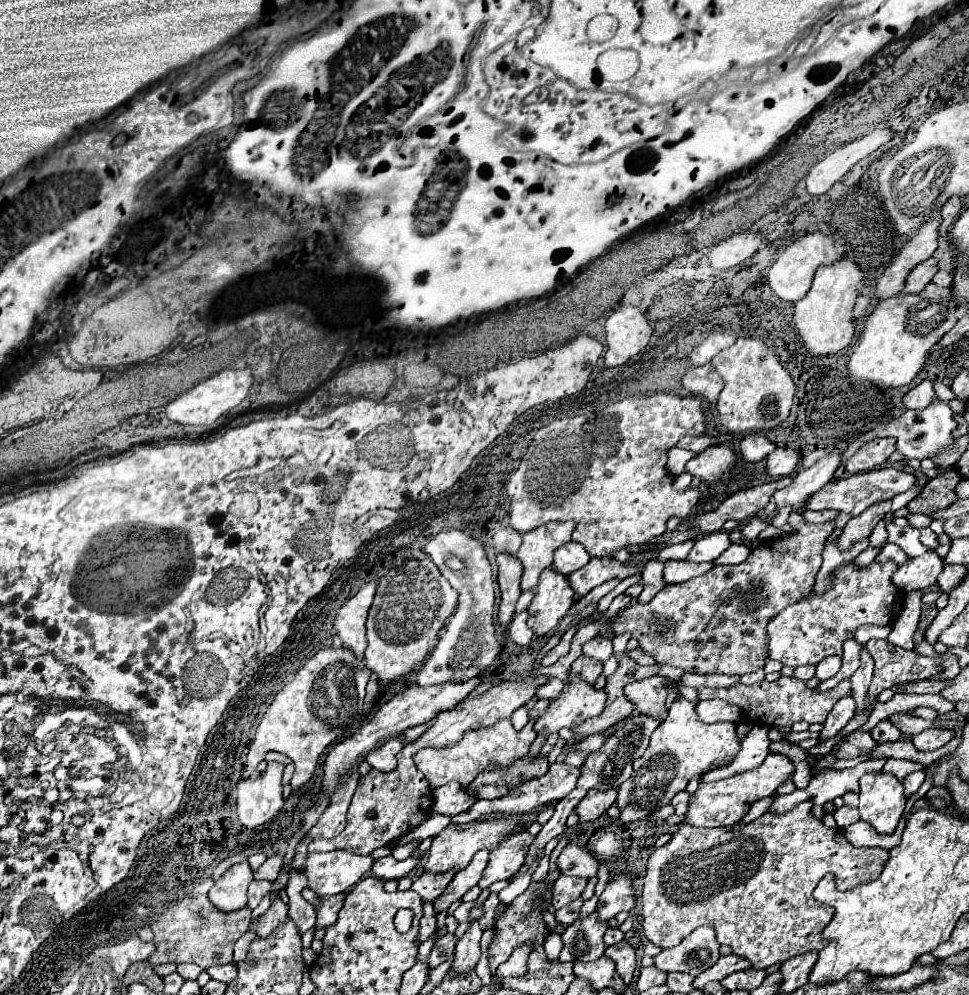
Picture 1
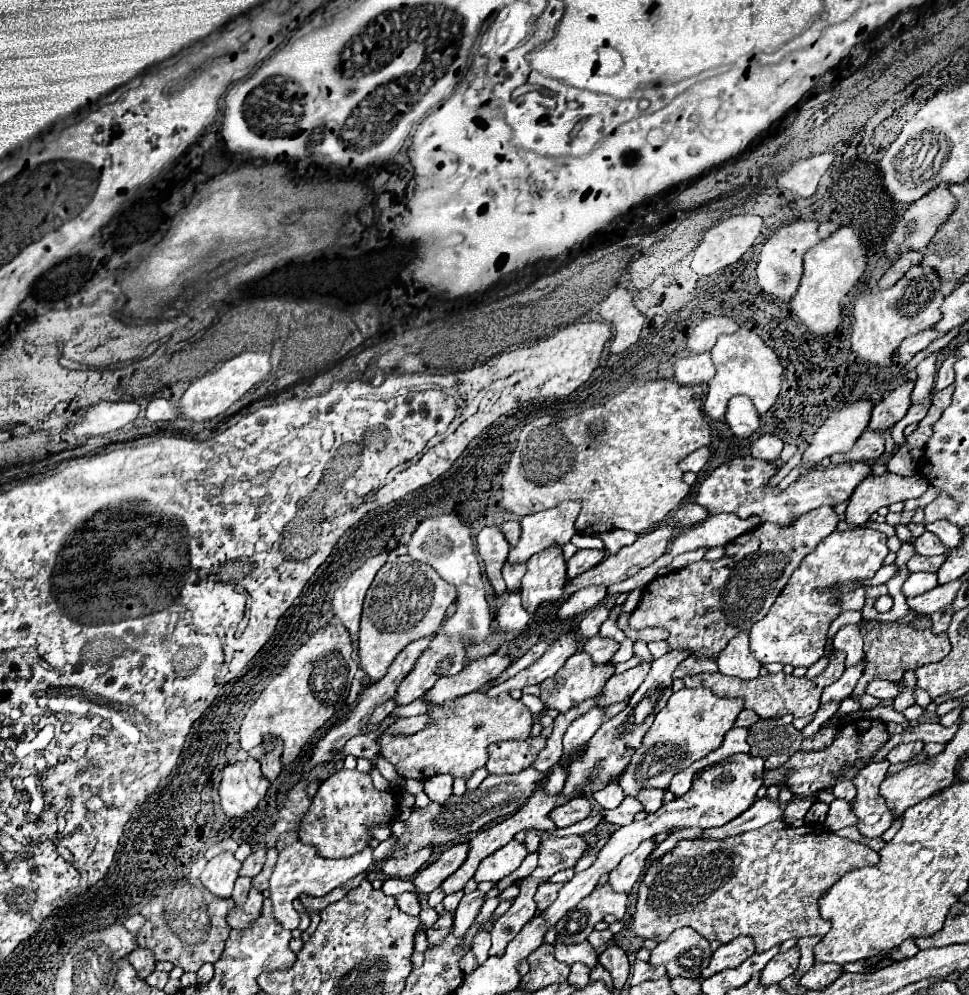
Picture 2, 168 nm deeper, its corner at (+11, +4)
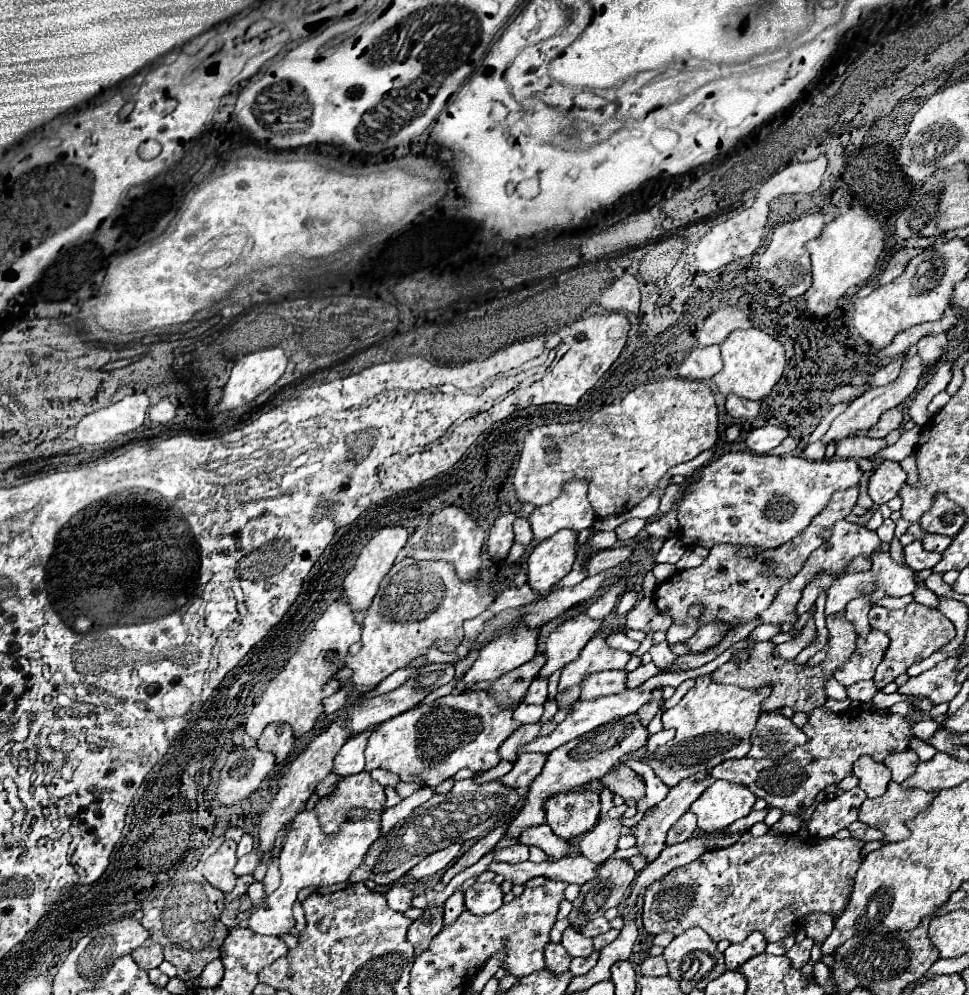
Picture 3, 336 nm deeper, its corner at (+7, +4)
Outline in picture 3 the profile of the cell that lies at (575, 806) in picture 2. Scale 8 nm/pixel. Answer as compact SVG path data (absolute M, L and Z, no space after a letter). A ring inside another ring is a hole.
M591 790L557 794L545 802L545 812L545 822L549 822L551 830L561 838L571 840L597 824L599 794Z

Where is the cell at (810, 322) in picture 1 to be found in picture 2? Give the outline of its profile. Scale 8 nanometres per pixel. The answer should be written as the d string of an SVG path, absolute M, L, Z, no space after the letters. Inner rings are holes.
M849 226L839 228L805 254L805 272L799 290L791 300L791 312L797 318L801 318L801 322L813 334L835 332L835 328L841 324L841 298L863 276L865 268L867 268L867 248L863 246L859 234Z

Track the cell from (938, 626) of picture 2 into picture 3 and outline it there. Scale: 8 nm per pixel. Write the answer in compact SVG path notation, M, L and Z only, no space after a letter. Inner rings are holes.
M923 582L917 584L917 590L913 592L913 598L915 602L923 604L923 606L929 606L929 608L939 608L939 596L935 592L931 592L929 588L925 588Z

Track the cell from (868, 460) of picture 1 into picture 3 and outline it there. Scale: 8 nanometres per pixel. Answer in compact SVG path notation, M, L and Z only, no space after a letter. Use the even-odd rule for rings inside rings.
M855 436L855 438L847 438L841 440L837 444L837 452L835 456L839 458L871 458L875 456L879 450L883 450L887 446L887 442L883 438L869 438L869 436Z

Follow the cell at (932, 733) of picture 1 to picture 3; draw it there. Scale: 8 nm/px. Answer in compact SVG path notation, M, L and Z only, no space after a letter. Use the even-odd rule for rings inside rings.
M907 748L905 752L897 752L897 754L889 756L885 760L885 764L889 766L889 770L893 774L893 780L903 782L915 772L915 768L919 764L919 756L917 756L917 752L913 748Z

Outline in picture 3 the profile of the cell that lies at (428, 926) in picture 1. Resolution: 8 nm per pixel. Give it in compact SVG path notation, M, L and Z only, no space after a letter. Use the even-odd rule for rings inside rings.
M391 886L391 890L385 894L387 904L397 912L407 912L413 902L413 892L405 886Z

